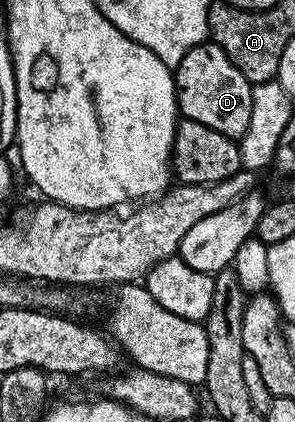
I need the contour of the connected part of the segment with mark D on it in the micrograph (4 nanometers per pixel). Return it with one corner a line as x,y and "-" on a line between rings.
206,42
197,44
175,65
177,86
177,106
180,115
186,120
203,122
219,134
240,138
251,122
254,85
227,58
218,44

